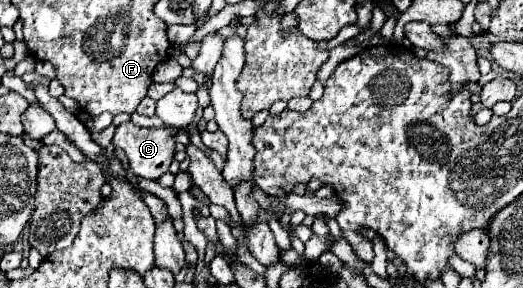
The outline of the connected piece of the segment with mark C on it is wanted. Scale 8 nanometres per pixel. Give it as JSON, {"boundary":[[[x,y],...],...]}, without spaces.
{"boundary":[[[132,122],[118,126],[112,146],[124,150],[128,164],[136,176],[156,180],[168,172],[174,156],[172,130],[168,128],[140,128]]]}

